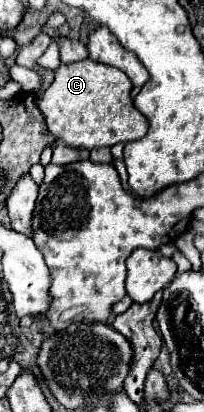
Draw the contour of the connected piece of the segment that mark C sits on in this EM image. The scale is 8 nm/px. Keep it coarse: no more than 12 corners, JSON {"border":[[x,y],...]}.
{"border":[[93,59],[61,65],[39,109],[77,149],[129,143],[149,121],[129,77]]}

